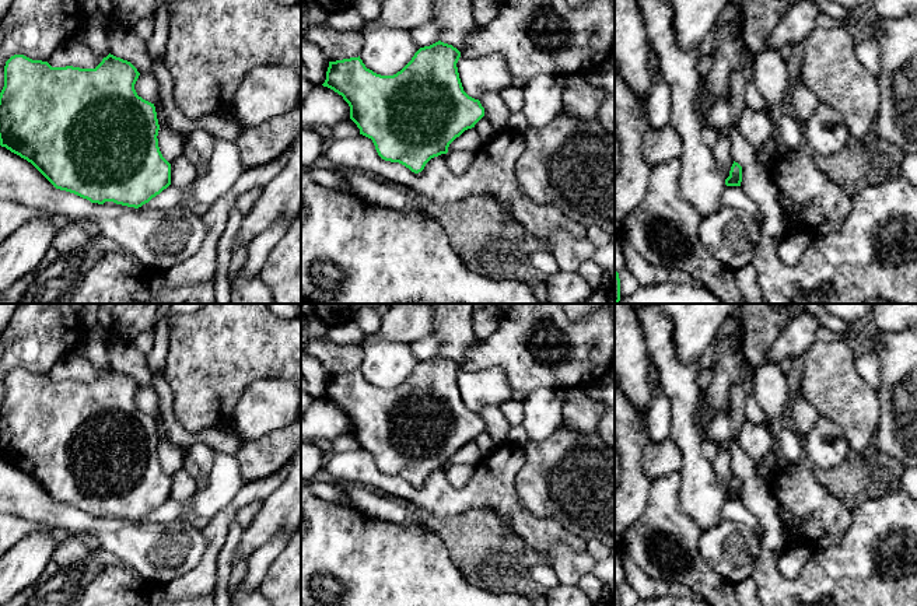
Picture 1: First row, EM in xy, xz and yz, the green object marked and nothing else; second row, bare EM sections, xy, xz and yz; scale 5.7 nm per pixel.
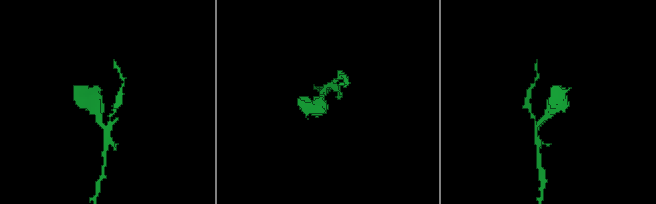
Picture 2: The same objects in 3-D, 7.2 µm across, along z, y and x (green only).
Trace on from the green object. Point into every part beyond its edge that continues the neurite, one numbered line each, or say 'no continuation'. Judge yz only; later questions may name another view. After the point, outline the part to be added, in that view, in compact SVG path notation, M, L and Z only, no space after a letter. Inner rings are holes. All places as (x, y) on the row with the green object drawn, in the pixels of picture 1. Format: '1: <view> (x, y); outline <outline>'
no continuation

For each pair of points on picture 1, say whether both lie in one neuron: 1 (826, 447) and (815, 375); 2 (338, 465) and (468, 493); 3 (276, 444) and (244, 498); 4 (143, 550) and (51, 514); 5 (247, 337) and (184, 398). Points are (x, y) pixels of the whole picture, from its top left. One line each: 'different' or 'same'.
1: different
2: same
3: different
4: same
5: same

